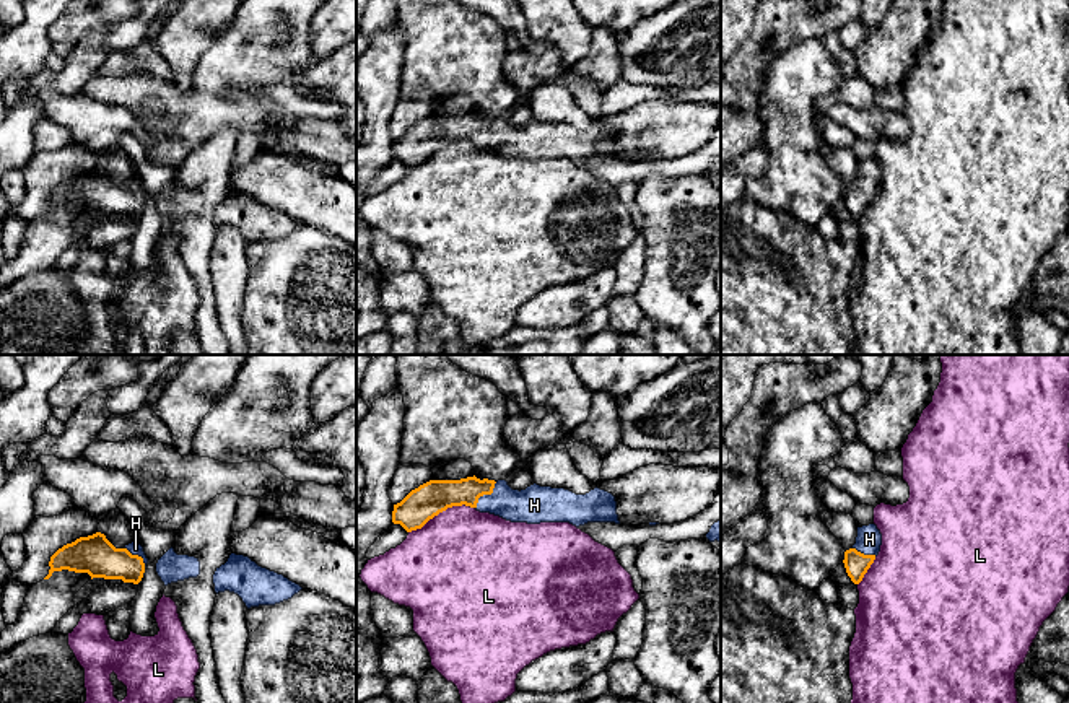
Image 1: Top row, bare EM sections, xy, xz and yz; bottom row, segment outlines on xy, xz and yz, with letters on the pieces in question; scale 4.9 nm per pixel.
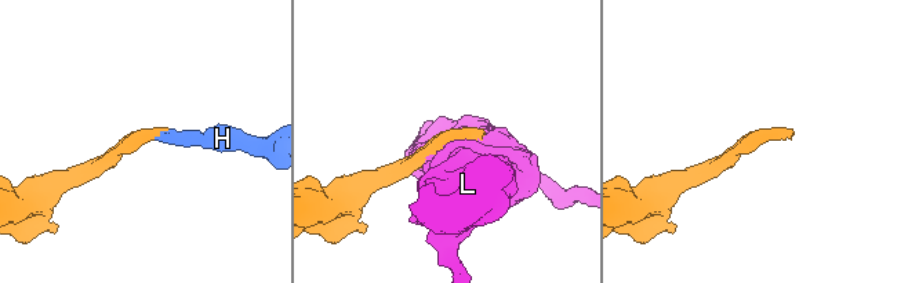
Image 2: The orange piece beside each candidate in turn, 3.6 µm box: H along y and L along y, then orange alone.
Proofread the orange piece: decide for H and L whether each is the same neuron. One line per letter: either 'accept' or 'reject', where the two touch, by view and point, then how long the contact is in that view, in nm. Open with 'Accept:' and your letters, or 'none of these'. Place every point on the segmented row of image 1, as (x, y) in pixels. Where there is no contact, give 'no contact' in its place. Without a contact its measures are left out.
Accept: H
H: accept | xz (485, 493) | 170 nm
L: reject | xz (441, 511) | 360 nm

